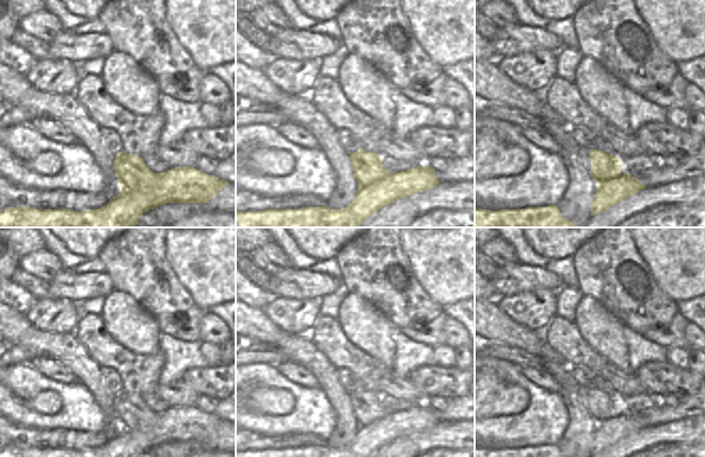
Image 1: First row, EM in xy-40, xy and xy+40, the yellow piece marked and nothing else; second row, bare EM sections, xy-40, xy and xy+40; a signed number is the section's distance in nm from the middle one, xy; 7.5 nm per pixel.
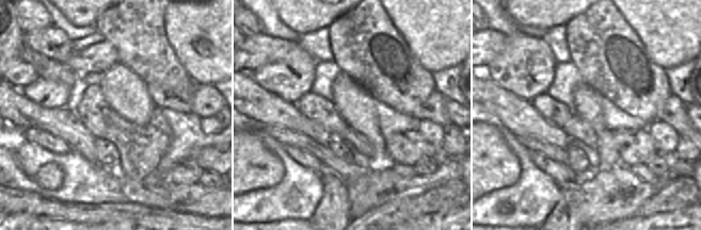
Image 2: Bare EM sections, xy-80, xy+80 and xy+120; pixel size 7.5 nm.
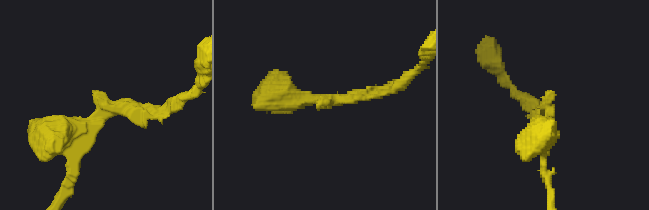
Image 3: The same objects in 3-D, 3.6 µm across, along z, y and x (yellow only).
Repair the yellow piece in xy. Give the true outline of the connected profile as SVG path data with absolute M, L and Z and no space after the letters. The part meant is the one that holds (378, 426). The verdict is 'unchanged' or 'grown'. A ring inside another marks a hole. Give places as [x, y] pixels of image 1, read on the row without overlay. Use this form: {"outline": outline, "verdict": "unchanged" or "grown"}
{"outline": "M363 388L351 393L350 400L358 428L354 439L342 448L330 448L323 444L300 448L236 451L236 457L369 457L399 438L429 429L440 422L429 405L390 412L379 393Z", "verdict": "unchanged"}

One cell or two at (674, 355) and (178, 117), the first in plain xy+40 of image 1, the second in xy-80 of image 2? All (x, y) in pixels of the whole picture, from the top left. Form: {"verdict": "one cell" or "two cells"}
{"verdict": "two cells"}

